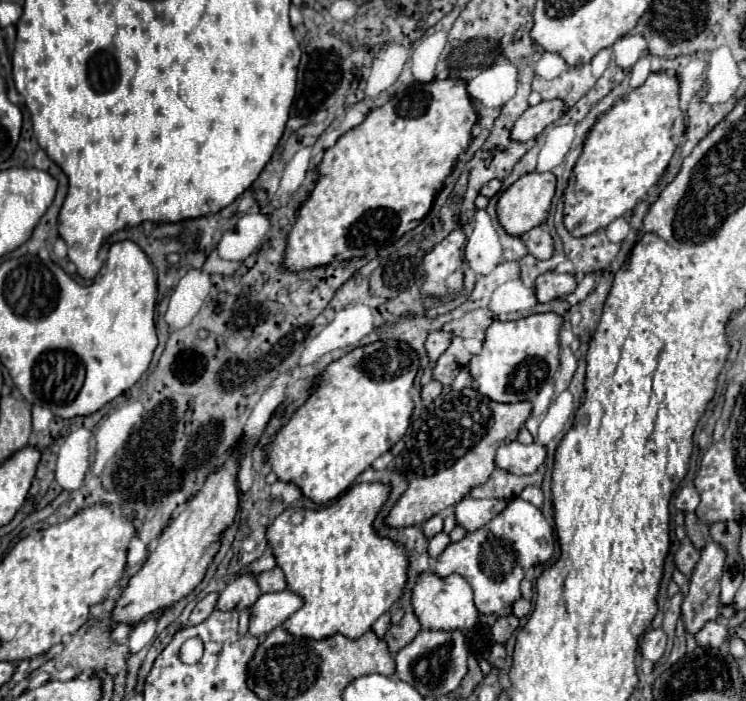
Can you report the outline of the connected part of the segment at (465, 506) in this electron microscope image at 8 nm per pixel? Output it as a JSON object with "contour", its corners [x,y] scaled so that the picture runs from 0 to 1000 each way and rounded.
{"contour":[[[625,709],[611,720],[611,743],[625,752],[625,757],[638,757],[651,749],[665,732],[678,726],[678,712],[635,712]]]}

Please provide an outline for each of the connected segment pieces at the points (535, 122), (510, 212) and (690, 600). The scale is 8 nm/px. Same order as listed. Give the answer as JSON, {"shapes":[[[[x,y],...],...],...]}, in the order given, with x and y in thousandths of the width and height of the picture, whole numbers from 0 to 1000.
{"shapes":[[[[751,141],[743,144],[724,144],[721,150],[705,155],[686,184],[686,198],[692,201],[713,201],[718,198],[735,178],[748,173],[756,161],[759,150]]],[[[705,247],[702,252],[697,252],[681,272],[676,272],[668,284],[668,315],[670,321],[678,327],[678,332],[697,338],[702,332],[708,332],[716,324],[724,324],[737,301],[740,292],[740,281],[743,281],[743,270],[745,270],[745,252],[740,247]]],[[[949,772],[941,783],[941,795],[928,817],[922,846],[914,860],[914,877],[920,880],[920,900],[925,906],[933,906],[949,886],[960,886],[965,880],[965,869],[971,866],[965,857],[971,797],[971,783],[957,772]]]]}

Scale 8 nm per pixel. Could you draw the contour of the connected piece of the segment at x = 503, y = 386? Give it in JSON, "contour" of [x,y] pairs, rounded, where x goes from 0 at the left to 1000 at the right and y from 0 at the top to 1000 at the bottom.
{"contour":[[[748,447],[710,449],[694,458],[662,458],[649,484],[649,498],[627,518],[633,552],[646,563],[670,572],[713,572],[721,558],[743,538],[751,521],[751,469],[756,455]]]}

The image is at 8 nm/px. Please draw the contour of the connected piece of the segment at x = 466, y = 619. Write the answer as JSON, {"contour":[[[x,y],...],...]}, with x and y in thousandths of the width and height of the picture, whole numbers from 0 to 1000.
{"contour":[[[579,815],[566,817],[560,823],[558,840],[552,846],[552,866],[566,889],[566,897],[595,897],[595,900],[617,897],[617,900],[625,900],[625,897],[633,897],[641,886],[641,869],[633,854],[633,840],[617,820],[603,820],[598,826],[590,826]]]}

